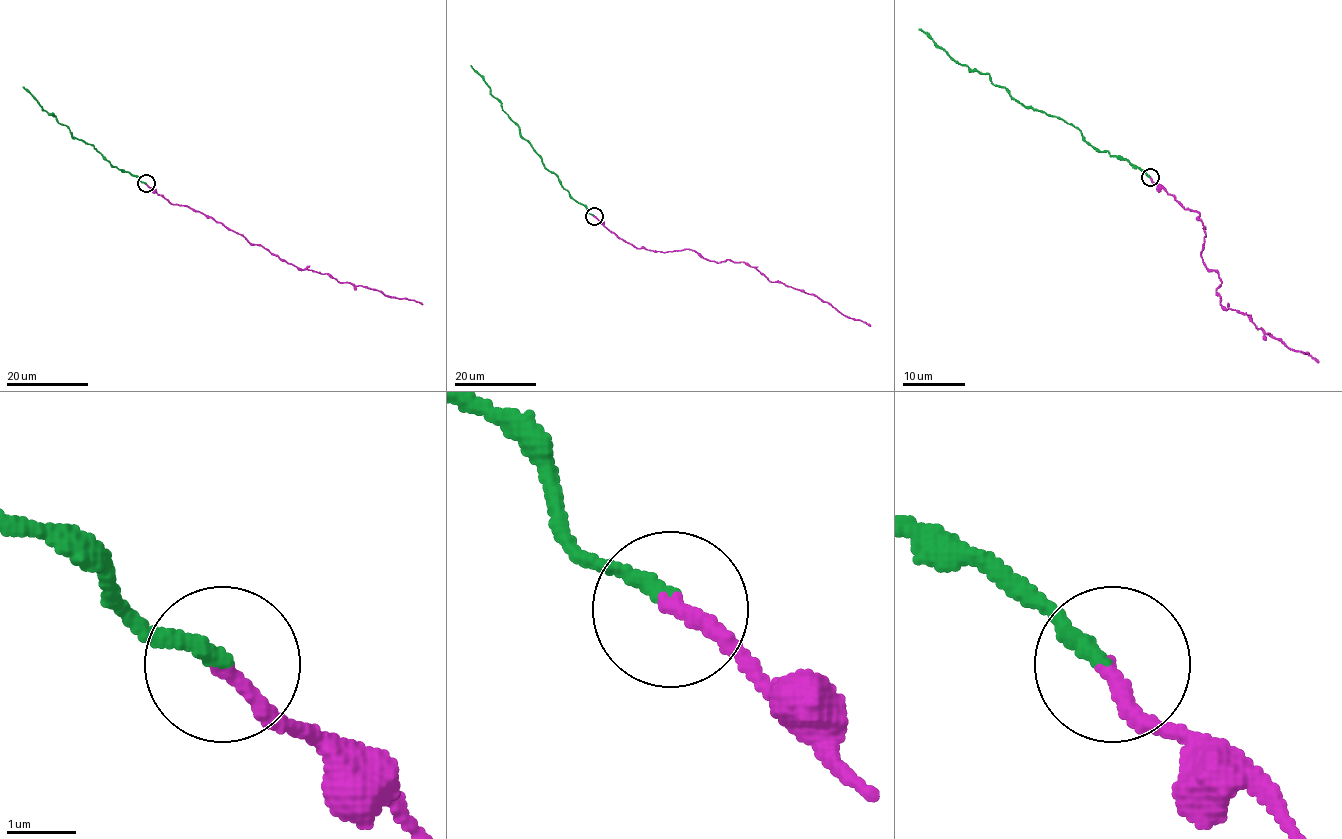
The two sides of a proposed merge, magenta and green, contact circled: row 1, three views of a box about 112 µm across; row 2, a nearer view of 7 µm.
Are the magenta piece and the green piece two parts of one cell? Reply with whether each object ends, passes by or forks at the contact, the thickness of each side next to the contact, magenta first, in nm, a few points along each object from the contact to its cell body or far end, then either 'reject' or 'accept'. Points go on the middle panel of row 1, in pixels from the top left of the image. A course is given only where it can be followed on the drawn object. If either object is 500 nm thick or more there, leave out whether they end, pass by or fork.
magenta ends; green ends; calibres 240 and 240 nm; course magenta (594, 217), (638, 248), (691, 249), (718, 263), (743, 262), (772, 282), (815, 294), (871, 325); course green (594, 217), (545, 166), (522, 137), (518, 125), (503, 110), (487, 83), (471, 65); accept

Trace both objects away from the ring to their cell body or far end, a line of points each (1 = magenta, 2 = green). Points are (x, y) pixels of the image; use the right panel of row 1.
1: (1151, 177), (1199, 215), (1206, 234), (1201, 258), (1221, 281), (1220, 303), (1251, 316), (1258, 328), (1317, 361)
2: (1151, 177), (1127, 160), (1097, 151), (1074, 126), (1028, 108), (997, 86), (987, 74), (956, 63), (918, 28)

